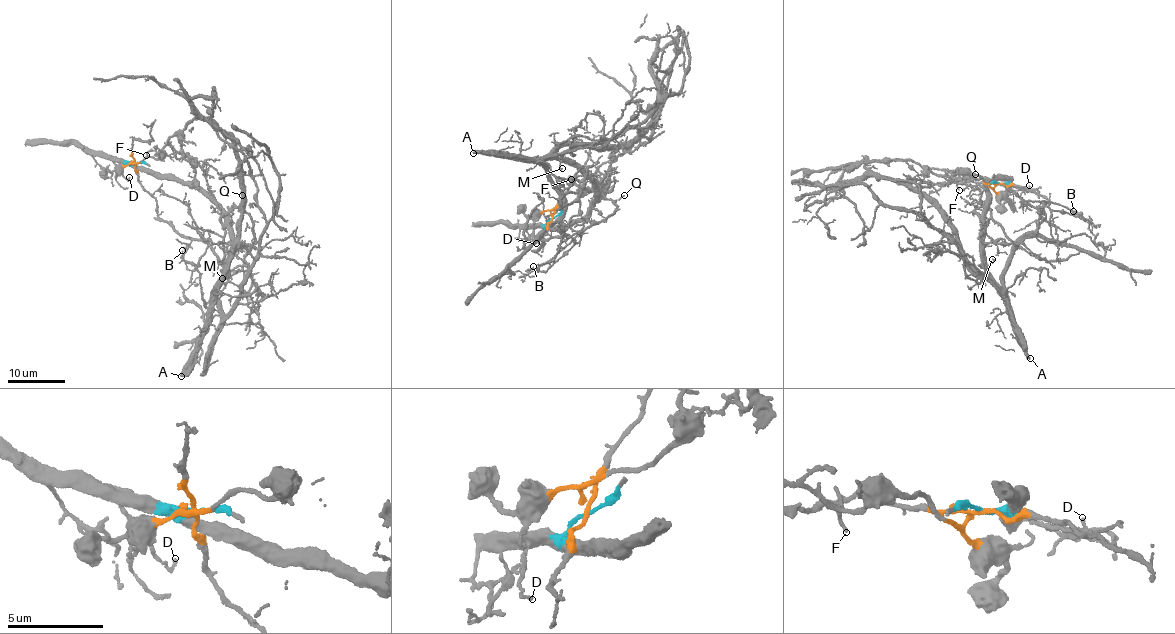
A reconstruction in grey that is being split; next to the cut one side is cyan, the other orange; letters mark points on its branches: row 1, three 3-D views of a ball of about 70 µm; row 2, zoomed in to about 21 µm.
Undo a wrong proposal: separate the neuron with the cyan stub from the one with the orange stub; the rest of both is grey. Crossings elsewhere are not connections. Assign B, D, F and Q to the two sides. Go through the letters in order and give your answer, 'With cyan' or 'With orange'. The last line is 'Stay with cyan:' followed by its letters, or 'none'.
B: With cyan
D: With cyan
F: With orange
Q: With cyan
Stay with cyan: B, D, Q

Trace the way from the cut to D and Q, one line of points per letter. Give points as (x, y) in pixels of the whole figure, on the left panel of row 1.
D: (135, 162), (113, 161), (126, 179), (129, 176)
Q: (135, 162), (129, 162), (157, 175), (171, 173), (188, 182), (228, 212), (240, 204), (242, 195)

